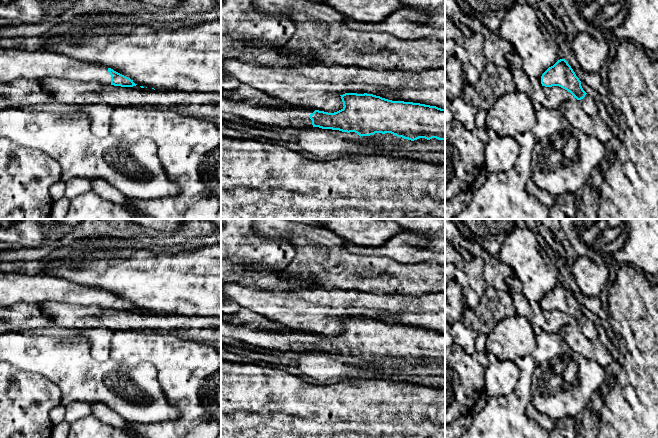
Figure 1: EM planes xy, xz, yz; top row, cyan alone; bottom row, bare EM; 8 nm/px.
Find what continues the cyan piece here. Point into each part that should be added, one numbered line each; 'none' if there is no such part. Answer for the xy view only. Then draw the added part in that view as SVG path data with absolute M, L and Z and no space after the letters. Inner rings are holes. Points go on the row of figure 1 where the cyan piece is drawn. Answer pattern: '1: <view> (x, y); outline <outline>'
1: xy (14, 63); outline M0 47L0 85L18 78L38 81L49 77L111 84L108 67L101 64L72 59L45 49L29 52Z

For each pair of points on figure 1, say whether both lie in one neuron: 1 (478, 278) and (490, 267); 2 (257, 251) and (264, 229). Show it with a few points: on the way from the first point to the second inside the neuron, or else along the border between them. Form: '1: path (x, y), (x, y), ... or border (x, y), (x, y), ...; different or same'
1: border (480, 256), (483, 262), (483, 279), (487, 285); different
2: border (253, 229), (256, 234), (266, 239); different

